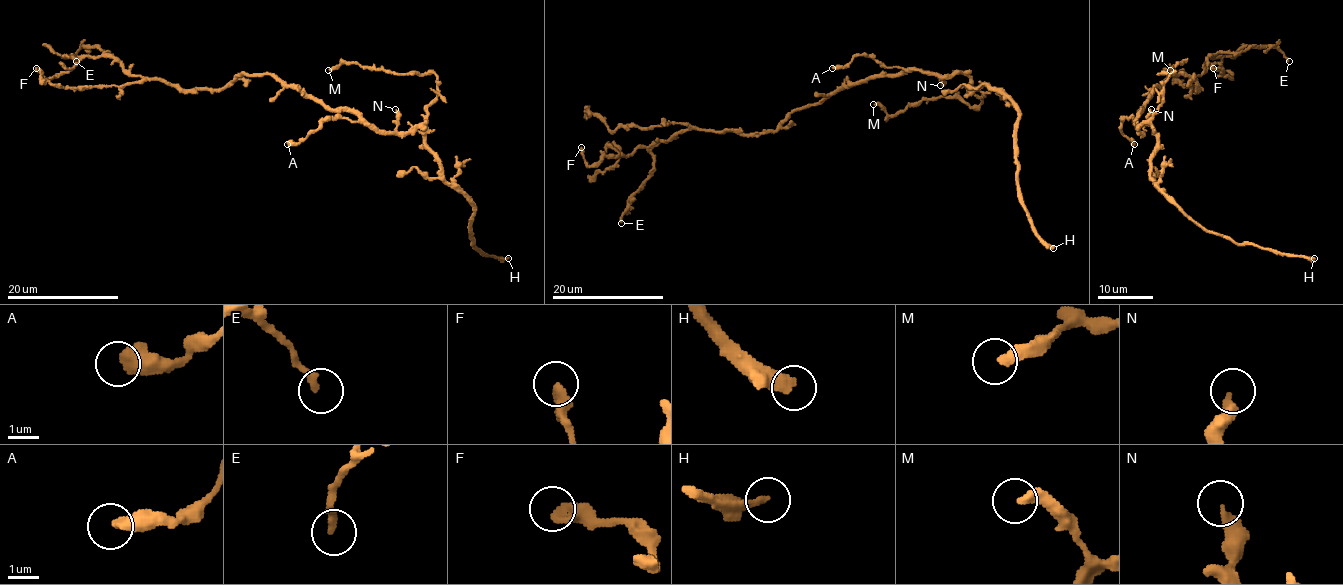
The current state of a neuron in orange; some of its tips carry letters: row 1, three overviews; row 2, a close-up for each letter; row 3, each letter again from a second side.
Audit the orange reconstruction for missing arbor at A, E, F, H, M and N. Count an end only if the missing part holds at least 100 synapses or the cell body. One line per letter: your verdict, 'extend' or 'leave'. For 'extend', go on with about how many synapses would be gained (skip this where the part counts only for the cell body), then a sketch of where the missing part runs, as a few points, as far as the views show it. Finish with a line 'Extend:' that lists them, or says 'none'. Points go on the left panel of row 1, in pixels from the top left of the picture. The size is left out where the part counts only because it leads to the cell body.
A: leave
E: leave
F: leave
H: extend | 250 syn
M: leave
N: leave
Extend: H

